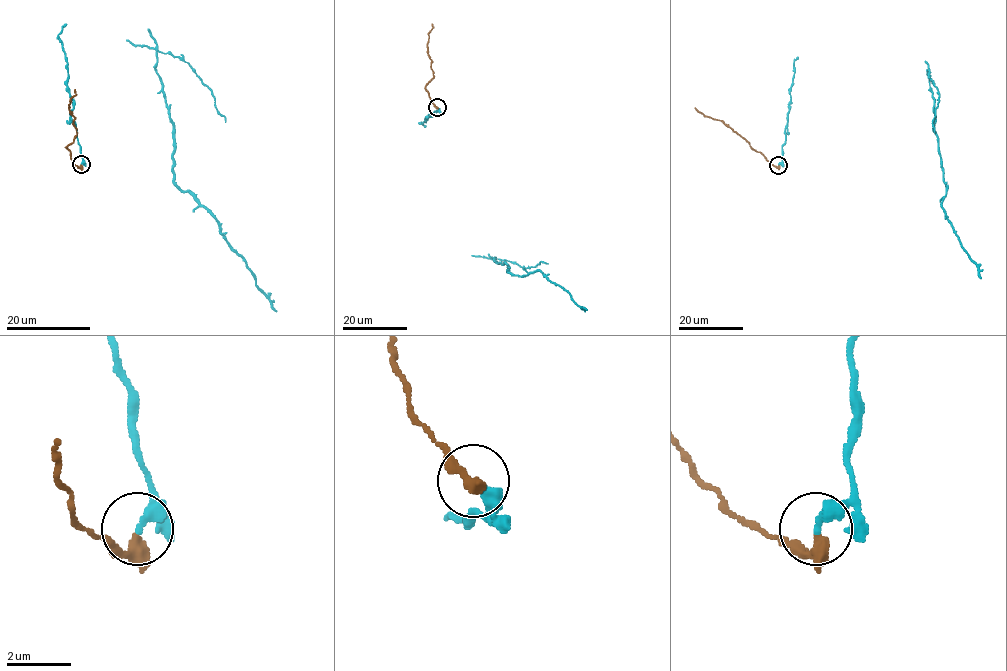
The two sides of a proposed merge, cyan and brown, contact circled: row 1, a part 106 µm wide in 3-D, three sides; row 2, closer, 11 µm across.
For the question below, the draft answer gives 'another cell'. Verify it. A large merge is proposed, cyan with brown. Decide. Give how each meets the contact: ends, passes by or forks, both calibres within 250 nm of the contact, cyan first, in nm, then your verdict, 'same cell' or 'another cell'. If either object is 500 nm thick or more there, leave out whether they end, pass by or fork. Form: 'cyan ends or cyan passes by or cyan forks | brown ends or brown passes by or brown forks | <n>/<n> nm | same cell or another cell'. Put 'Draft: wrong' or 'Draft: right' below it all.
cyan ends | brown ends | 320/440 nm | another cell
Draft: right

